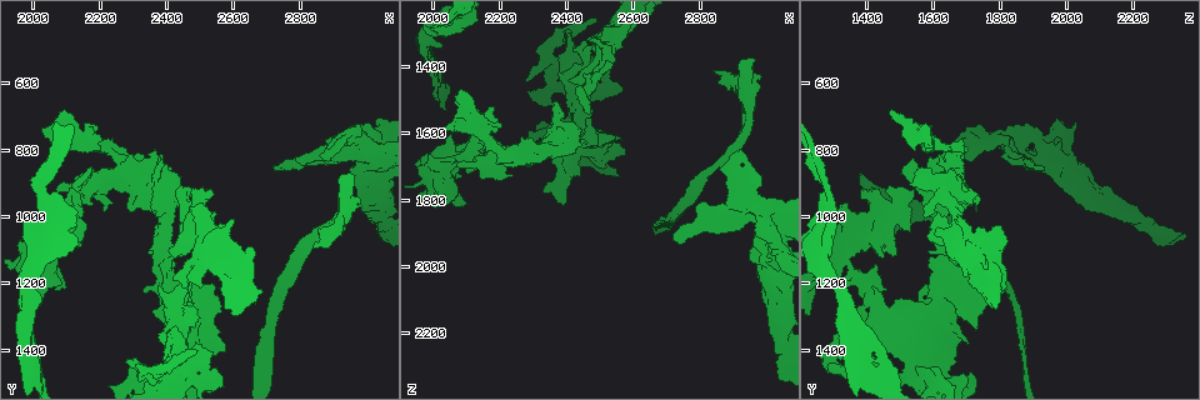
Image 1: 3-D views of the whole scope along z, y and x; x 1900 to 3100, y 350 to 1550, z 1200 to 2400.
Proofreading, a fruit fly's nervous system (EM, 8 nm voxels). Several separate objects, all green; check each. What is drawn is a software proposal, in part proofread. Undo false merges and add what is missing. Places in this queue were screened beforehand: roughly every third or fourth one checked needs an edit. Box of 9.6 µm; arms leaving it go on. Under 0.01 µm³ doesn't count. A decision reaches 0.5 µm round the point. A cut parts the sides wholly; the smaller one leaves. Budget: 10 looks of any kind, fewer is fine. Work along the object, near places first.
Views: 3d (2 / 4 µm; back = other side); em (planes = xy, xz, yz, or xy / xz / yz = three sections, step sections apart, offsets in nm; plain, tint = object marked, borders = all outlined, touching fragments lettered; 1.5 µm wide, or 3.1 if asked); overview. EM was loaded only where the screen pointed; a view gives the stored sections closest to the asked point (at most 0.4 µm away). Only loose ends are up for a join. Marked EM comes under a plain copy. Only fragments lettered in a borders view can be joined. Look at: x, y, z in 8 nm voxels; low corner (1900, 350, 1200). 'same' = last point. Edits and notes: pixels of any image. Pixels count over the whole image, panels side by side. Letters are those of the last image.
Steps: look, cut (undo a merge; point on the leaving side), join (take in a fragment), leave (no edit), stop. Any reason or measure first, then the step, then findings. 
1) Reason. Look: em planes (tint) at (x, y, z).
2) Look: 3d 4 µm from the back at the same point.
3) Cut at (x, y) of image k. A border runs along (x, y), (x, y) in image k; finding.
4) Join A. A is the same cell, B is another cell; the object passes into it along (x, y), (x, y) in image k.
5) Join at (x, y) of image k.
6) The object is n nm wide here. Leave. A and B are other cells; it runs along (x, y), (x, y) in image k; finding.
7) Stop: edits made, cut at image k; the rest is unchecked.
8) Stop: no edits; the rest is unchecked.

Branch stops here. Look: em xz step 4 (tint) at (2730, 860, 1910).

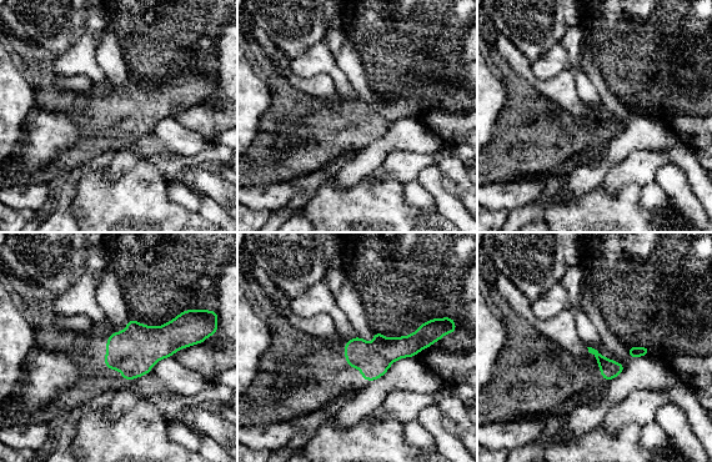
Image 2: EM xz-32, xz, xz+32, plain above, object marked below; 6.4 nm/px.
Look: em xz step 4 (borders) at the same point.

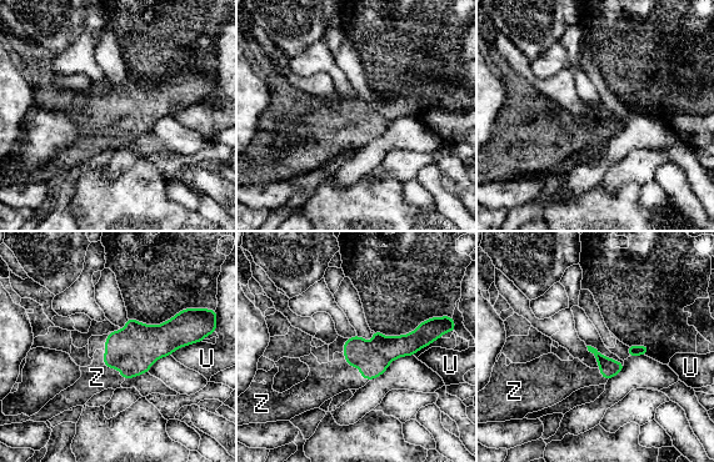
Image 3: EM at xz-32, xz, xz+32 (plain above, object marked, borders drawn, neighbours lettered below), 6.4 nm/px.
Join Z. Z is the same cell, U is another cell; the object passes into it along (372, 358), (354, 365), (326, 380) in image 3; the cell continues.

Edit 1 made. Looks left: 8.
Redraw. Look: overview.

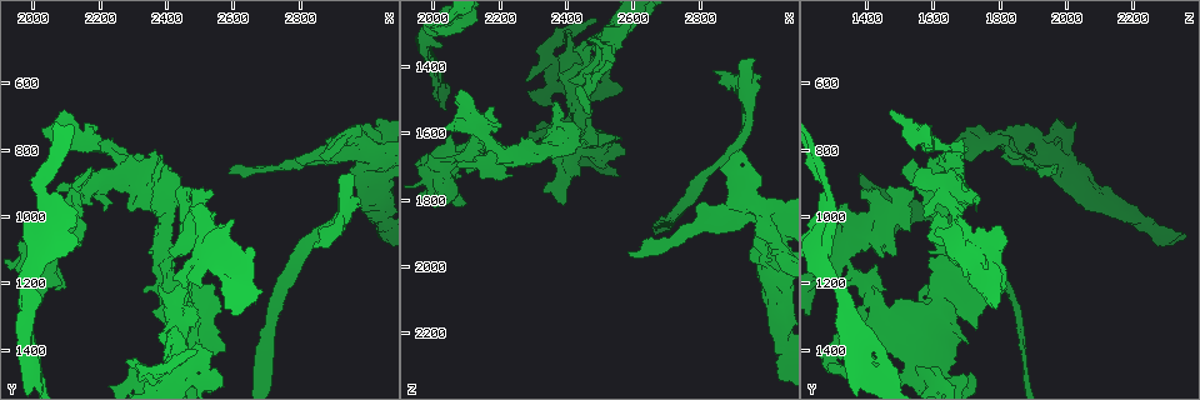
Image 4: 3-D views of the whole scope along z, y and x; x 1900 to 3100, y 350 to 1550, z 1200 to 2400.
An open end. Look: 3d 4 µm at (2960, 880, 1380).

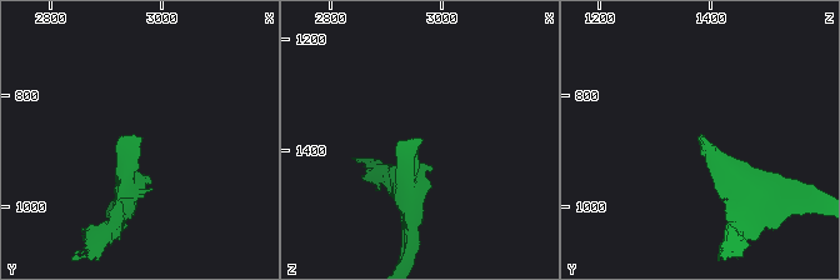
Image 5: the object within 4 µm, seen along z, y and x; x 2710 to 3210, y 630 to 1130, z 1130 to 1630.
Shape alone is not enough. Look: em xz step 8 (borders) at (2960, 880, 1375).

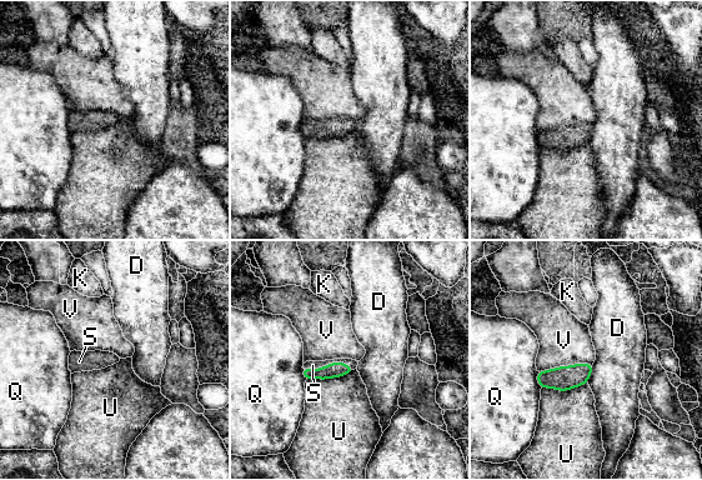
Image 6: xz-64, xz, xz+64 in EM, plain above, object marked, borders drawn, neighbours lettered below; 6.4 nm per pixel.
Cut it another way. Look: em planes (borders) at the same point.

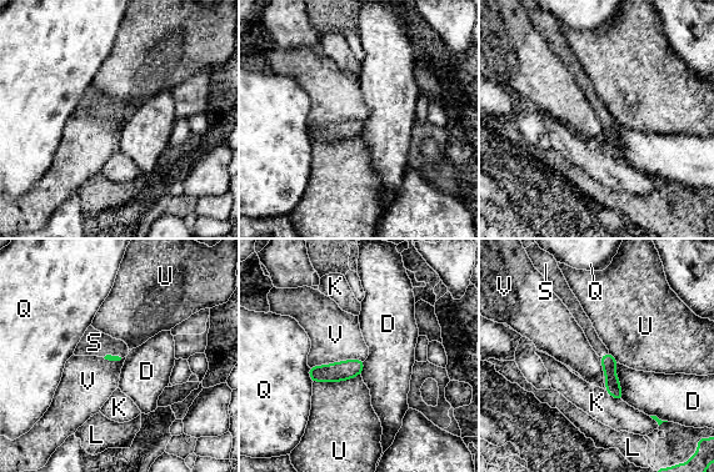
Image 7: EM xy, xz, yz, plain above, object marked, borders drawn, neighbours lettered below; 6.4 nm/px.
Join S. S is the same cell, D, K, L, Q, U and V are other cells; the object passes into it along (613, 386), (603, 356), (584, 322) in image 7; the cell continues.

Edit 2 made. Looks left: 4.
Branch point. Look: em planes (borders) at (2710, 1400, 1870).

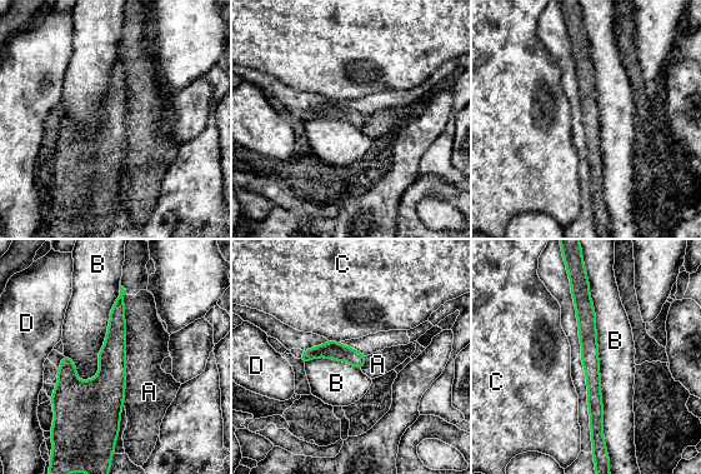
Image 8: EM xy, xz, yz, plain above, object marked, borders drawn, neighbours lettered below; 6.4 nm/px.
Leave. A, B, C and D are other cells; it runs along (585, 297), (597, 447) in image 8; one cell here.

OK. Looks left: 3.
Stop: edits made, join at image 3, join at image 7; the rest is unchecked.

